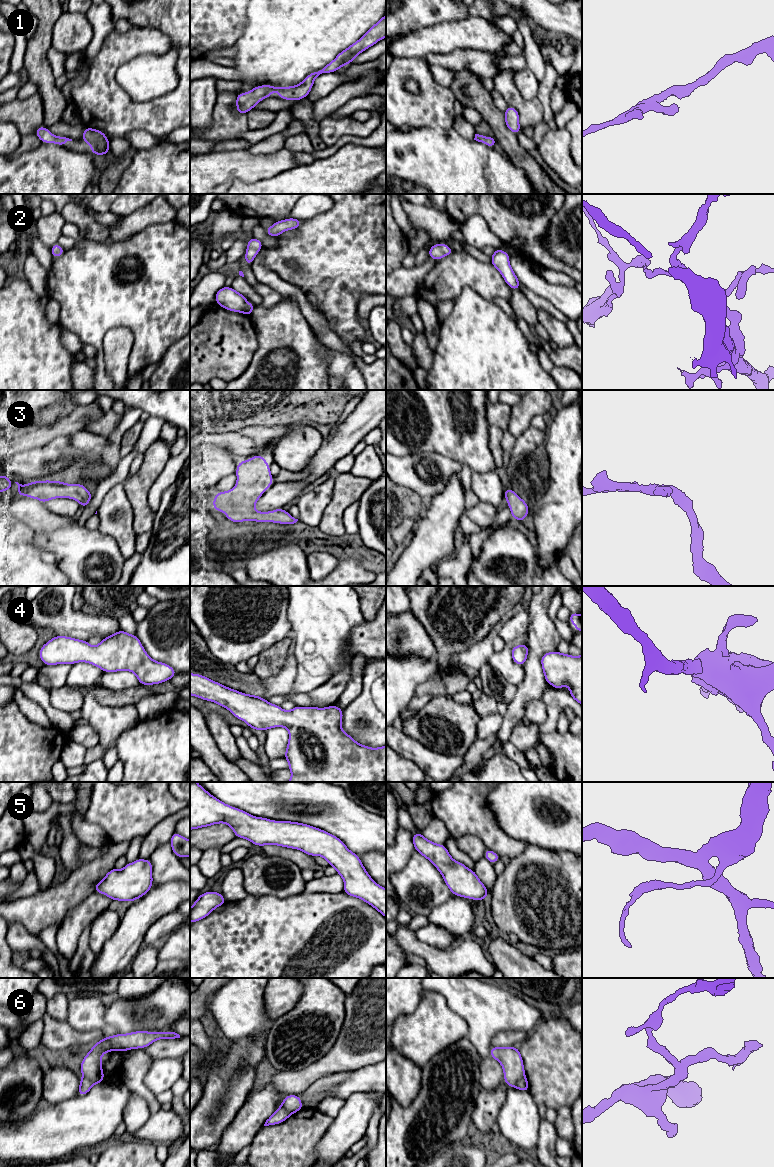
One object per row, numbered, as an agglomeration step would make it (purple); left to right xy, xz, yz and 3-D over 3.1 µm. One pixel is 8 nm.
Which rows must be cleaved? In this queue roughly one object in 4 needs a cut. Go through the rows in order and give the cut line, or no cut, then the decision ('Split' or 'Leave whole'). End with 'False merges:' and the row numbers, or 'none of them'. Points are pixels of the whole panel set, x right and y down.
1: No split. Leave whole
2: No split. Leave whole
3: No split. Leave whole
4: No split. Leave whole
5: No split. Leave whole
6: Split along yz (524, 1074), (513, 1086). Split
False merges: 6

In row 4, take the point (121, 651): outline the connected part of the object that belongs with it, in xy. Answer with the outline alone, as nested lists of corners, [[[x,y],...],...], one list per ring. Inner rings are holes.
[[[123,630],[95,647],[88,641],[55,636],[41,647],[39,657],[48,666],[86,662],[103,672],[131,671],[141,685],[160,684],[178,674],[170,665],[151,659],[139,638]]]

